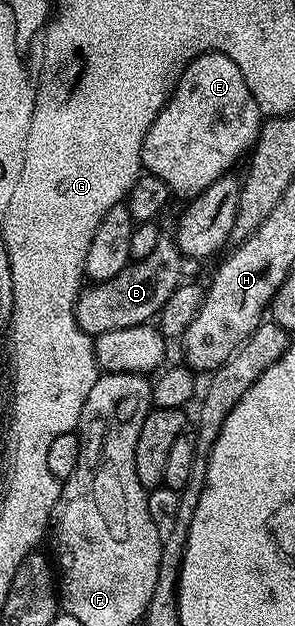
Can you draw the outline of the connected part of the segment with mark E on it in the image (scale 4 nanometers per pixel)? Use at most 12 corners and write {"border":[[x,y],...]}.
{"border":[[222,53],[183,71],[141,164],[204,193],[248,154],[263,114]]}

